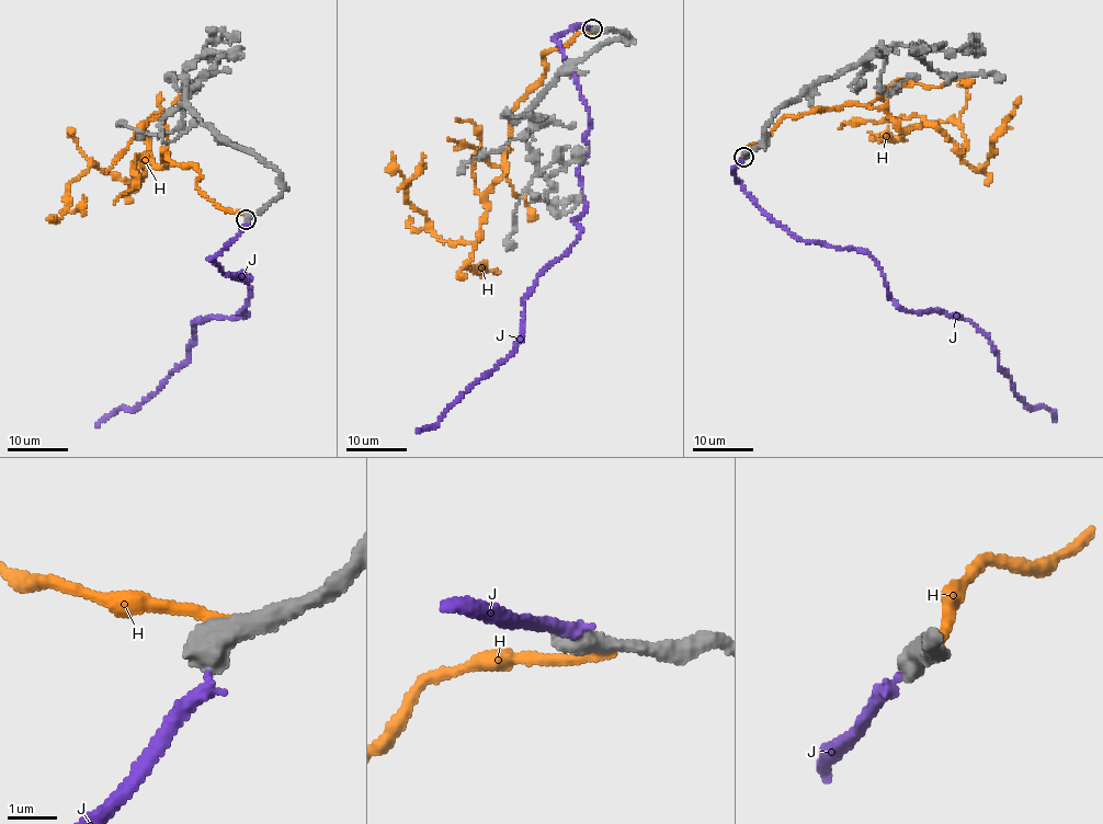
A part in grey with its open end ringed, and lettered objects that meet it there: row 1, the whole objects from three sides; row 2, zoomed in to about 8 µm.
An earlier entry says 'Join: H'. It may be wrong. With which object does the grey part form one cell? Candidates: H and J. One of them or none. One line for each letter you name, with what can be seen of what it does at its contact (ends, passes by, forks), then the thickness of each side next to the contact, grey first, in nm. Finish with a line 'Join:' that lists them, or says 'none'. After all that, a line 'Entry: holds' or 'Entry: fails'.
Join: none
Entry: fails

